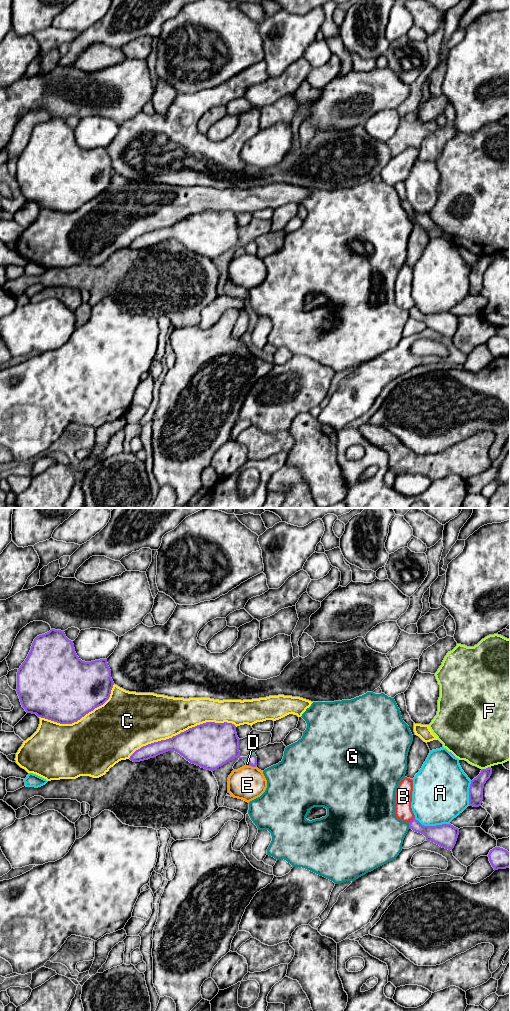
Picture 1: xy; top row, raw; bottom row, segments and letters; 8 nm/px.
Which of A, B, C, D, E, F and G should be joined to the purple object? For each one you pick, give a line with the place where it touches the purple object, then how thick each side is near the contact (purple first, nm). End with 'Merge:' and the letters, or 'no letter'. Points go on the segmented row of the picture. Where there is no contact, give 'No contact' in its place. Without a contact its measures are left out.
D: Touches purple at xy (248, 761). Thickness 280 nm (purple) against 30 nm
Merge: D

